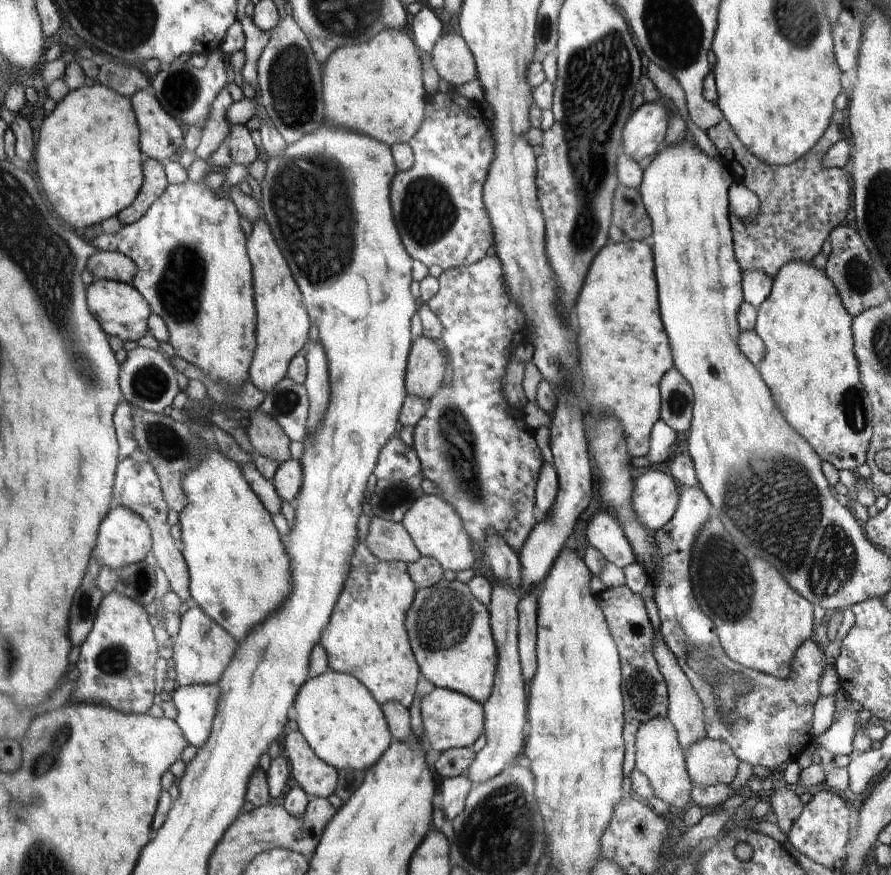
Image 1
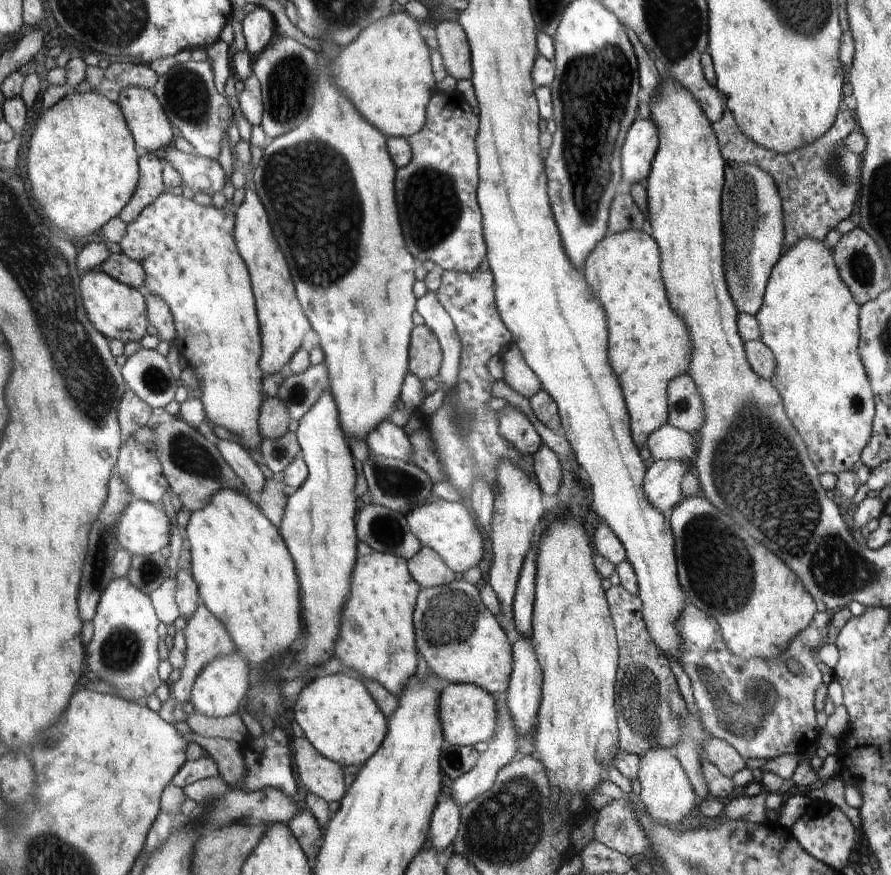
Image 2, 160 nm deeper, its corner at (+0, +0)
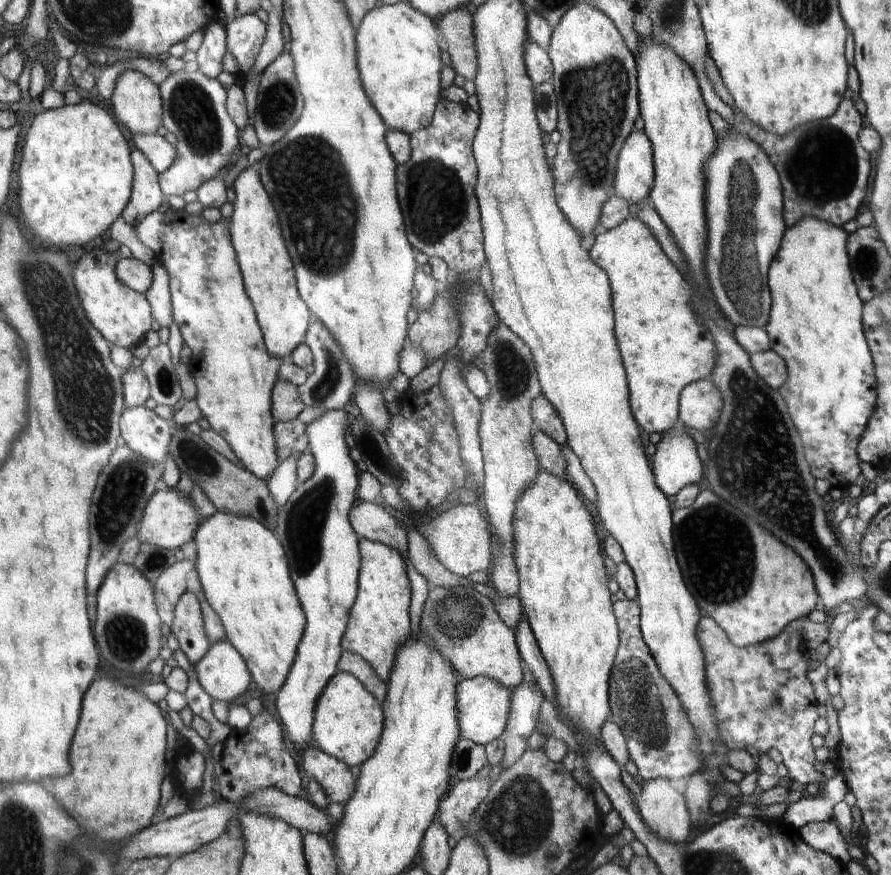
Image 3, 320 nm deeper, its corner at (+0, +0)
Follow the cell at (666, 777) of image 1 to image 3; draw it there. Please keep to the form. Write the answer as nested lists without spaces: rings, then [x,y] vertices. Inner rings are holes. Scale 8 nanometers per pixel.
[[[658,779],[641,782],[642,794],[636,799],[636,805],[645,825],[662,840],[684,843],[690,834],[690,815],[688,801],[680,783]]]

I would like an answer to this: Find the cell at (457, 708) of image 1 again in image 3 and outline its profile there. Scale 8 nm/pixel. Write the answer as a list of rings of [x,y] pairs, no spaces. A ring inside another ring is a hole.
[[[477,676],[462,680],[458,686],[458,718],[461,724],[462,738],[486,745],[500,738],[508,728],[513,692],[492,677]]]

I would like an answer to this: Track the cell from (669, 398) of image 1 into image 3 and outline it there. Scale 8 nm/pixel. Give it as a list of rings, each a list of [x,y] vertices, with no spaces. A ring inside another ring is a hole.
[[[699,380],[684,388],[680,398],[680,419],[694,430],[712,428],[720,418],[723,398],[720,389],[709,380]]]

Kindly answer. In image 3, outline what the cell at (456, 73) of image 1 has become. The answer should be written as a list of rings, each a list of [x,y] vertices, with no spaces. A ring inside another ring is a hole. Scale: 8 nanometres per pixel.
[[[464,7],[448,11],[440,17],[439,27],[447,44],[447,52],[456,74],[473,80],[478,68],[478,48],[474,16]]]

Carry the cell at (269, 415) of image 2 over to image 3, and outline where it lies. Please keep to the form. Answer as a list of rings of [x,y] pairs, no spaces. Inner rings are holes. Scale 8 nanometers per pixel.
[[[277,379],[273,388],[273,416],[276,421],[289,421],[296,418],[305,408],[299,395],[299,388],[287,380]]]

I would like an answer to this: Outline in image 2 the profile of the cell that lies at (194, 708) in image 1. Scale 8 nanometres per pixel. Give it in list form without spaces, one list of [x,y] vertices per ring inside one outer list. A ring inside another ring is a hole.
[[[236,650],[227,655],[218,655],[202,668],[191,690],[190,702],[195,712],[214,718],[238,713],[238,707],[251,687],[250,669],[242,658],[236,655]]]

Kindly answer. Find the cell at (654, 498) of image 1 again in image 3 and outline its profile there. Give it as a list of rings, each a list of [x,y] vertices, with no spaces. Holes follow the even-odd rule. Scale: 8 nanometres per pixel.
[[[672,428],[663,433],[655,447],[653,471],[658,488],[666,496],[673,497],[688,485],[702,480],[702,462],[696,454],[694,439],[683,428]]]

